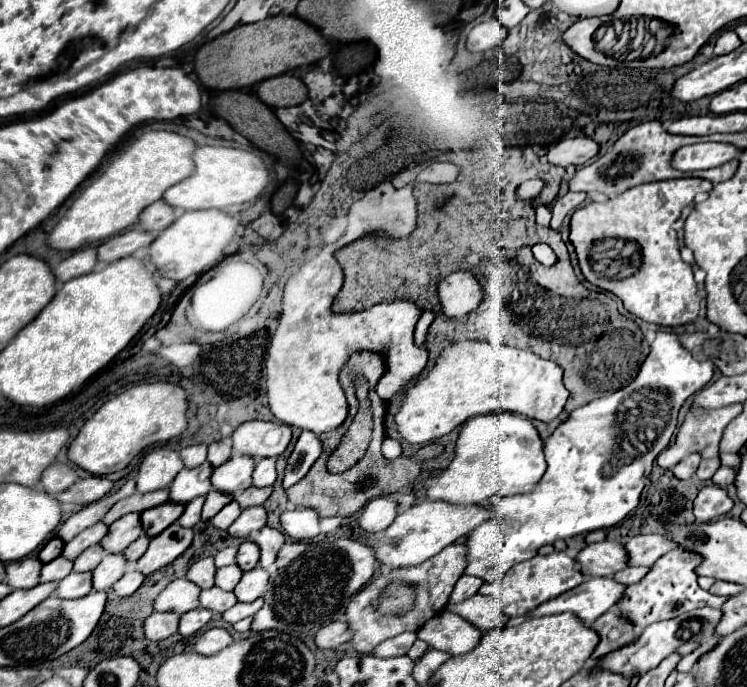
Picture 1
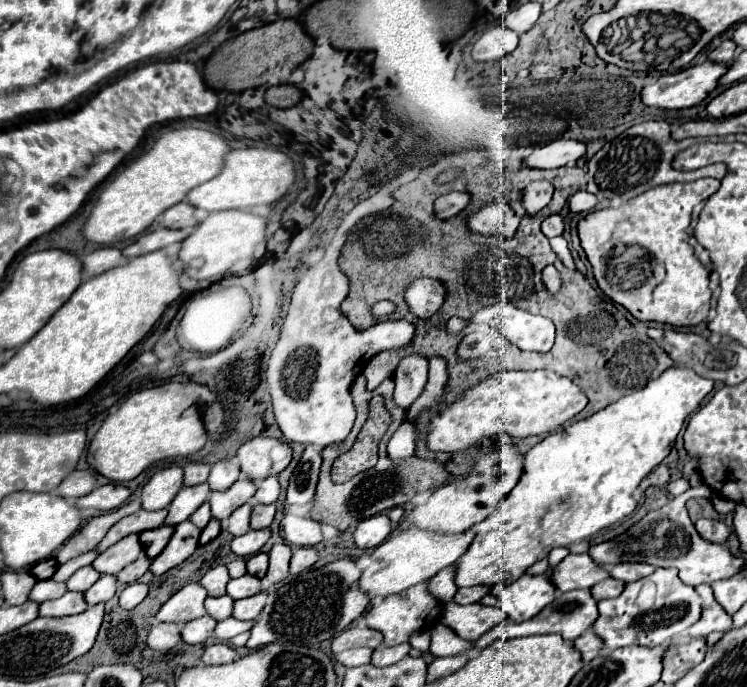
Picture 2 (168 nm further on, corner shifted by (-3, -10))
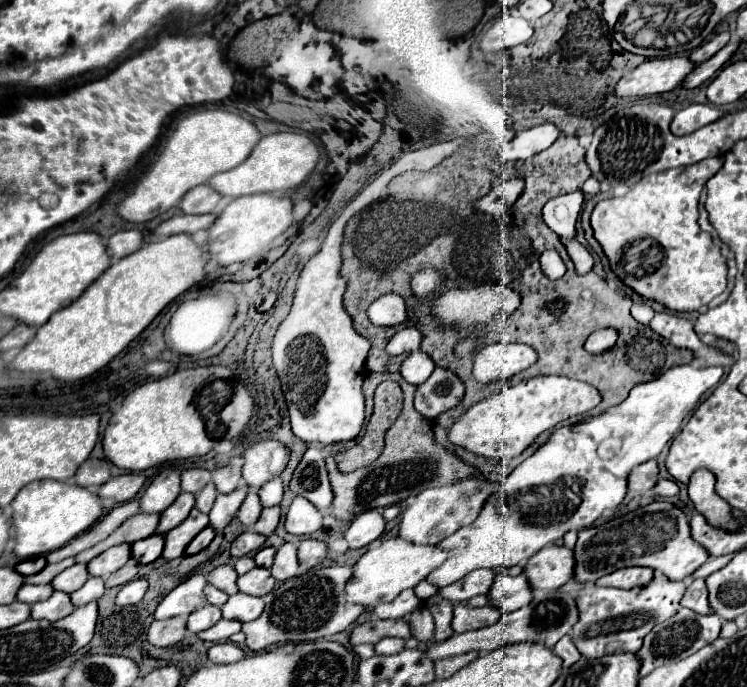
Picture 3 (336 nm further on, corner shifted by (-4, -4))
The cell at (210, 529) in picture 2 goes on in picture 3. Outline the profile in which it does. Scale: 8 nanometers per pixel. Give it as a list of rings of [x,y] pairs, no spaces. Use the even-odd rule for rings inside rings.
[[[205,527],[189,545],[187,545],[187,549],[185,549],[185,555],[195,555],[195,553],[199,553],[199,551],[203,551],[211,541],[213,541],[213,537],[215,537],[215,531],[211,529],[211,527]]]

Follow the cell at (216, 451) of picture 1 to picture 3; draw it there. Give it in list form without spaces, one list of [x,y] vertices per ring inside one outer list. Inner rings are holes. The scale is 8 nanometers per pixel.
[[[233,465],[215,469],[213,471],[213,483],[217,485],[217,491],[219,493],[231,493],[241,483],[241,469],[239,467],[233,467]]]

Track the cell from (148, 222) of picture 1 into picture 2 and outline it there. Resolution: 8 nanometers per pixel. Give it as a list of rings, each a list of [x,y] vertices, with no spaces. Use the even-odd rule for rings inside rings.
[[[176,203],[176,207],[170,207],[160,215],[160,225],[168,229],[192,229],[196,225],[194,209],[188,203]]]

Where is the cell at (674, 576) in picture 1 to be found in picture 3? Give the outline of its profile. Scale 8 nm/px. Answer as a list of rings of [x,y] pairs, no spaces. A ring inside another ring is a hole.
[[[655,575],[645,589],[609,589],[609,587],[583,587],[577,593],[577,609],[581,609],[579,621],[573,625],[571,639],[585,659],[613,655],[613,653],[635,653],[641,649],[643,637],[661,621],[677,613],[683,597],[685,583],[669,581],[663,575]]]

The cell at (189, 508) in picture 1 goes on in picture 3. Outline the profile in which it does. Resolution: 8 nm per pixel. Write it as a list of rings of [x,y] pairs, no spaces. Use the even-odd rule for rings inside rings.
[[[207,483],[207,485],[203,487],[203,491],[197,495],[195,507],[197,507],[201,513],[209,513],[211,507],[213,507],[213,503],[215,503],[215,497],[217,497],[217,495],[219,495],[219,493],[217,493],[215,485],[213,485],[213,483]]]

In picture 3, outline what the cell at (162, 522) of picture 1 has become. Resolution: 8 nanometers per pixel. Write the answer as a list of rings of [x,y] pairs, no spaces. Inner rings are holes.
[[[153,535],[147,539],[141,539],[137,543],[131,545],[131,559],[135,559],[139,565],[147,565],[153,563],[163,551],[163,537],[161,535]]]

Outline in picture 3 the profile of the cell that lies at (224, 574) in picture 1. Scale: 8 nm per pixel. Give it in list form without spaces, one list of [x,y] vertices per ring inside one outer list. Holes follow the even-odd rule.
[[[255,567],[251,569],[249,573],[241,575],[237,585],[239,585],[239,591],[241,593],[247,593],[247,595],[267,595],[275,589],[275,579],[273,575],[269,573],[269,569],[263,569],[263,567]]]

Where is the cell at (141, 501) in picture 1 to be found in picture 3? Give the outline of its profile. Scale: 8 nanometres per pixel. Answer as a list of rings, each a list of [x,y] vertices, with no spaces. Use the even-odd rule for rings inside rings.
[[[137,513],[135,517],[127,519],[115,533],[111,533],[105,541],[97,543],[95,547],[83,551],[81,555],[75,555],[75,563],[89,563],[93,557],[97,557],[101,551],[107,551],[113,545],[121,545],[121,543],[129,543],[133,545],[135,541],[141,541],[145,537],[151,537],[157,529],[159,523],[159,515],[147,515],[147,513]]]

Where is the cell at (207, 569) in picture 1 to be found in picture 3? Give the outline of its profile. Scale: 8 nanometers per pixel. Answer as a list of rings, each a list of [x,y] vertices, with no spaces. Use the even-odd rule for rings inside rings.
[[[221,565],[221,567],[213,569],[213,571],[209,573],[209,581],[211,581],[217,589],[225,591],[227,595],[239,593],[239,589],[237,589],[237,573],[235,573],[235,569],[233,569],[231,565]]]

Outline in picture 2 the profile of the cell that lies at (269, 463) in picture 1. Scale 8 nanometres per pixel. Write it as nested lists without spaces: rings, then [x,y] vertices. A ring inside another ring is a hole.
[[[268,477],[264,479],[260,485],[258,485],[258,491],[254,495],[256,503],[262,503],[262,505],[268,505],[268,503],[276,503],[280,495],[280,483],[278,483],[278,477]]]

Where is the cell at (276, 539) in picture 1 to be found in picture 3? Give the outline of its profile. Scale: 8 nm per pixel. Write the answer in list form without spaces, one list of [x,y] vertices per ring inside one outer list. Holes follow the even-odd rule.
[[[285,543],[277,549],[271,573],[277,581],[287,581],[291,577],[297,577],[297,547],[293,543]]]

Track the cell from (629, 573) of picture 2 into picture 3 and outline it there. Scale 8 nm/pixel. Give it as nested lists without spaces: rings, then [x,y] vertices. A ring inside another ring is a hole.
[[[629,567],[613,571],[597,581],[599,587],[617,587],[617,589],[633,589],[645,587],[653,579],[653,571],[647,567]]]

